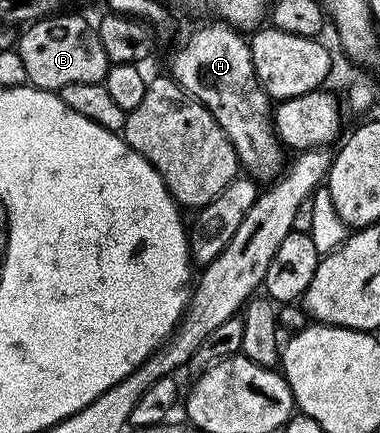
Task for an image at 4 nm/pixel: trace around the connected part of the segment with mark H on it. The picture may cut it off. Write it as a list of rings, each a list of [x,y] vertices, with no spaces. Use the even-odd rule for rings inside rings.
[[[208,21],[208,26],[199,26],[171,54],[170,77],[179,83],[182,90],[188,90],[204,108],[221,124],[225,136],[233,144],[239,157],[240,167],[256,180],[274,180],[279,177],[285,166],[284,147],[273,129],[273,102],[263,91],[257,72],[253,68],[251,43],[240,31],[225,22]]]

